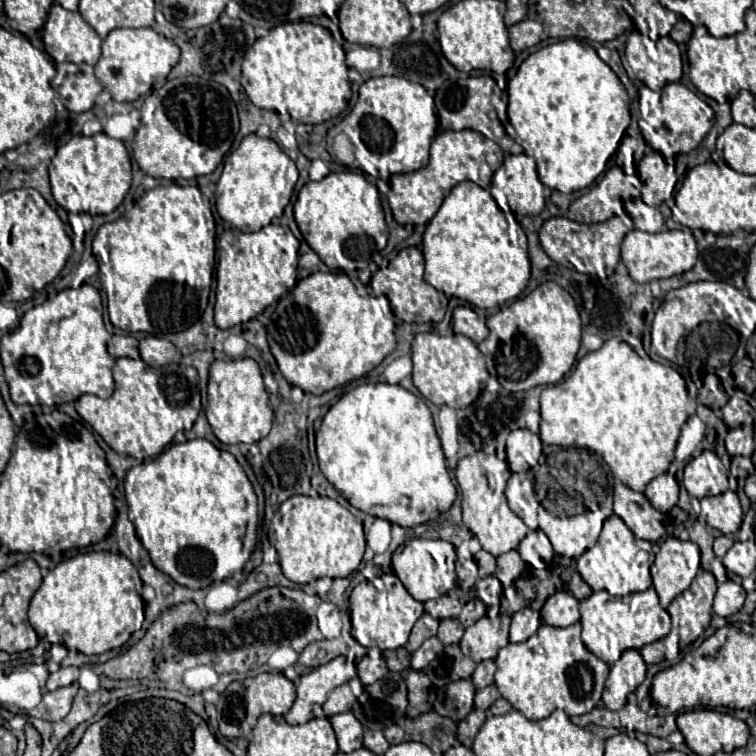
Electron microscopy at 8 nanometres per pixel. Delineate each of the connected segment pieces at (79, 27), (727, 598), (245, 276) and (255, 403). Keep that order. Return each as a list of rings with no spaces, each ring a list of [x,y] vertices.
[[[53,4],[43,26],[43,44],[55,62],[97,64],[101,56],[101,38],[81,18],[79,12],[63,10]]]
[[[727,580],[723,584],[719,584],[717,588],[717,594],[715,594],[715,602],[713,602],[713,612],[717,616],[731,616],[735,612],[741,610],[745,602],[745,590],[741,584],[733,582],[733,580]]]
[[[269,224],[259,232],[245,234],[241,230],[225,230],[219,238],[219,264],[217,264],[217,302],[215,302],[215,324],[219,328],[231,328],[243,324],[261,314],[269,304],[289,294],[297,284],[297,260],[299,240],[287,226]]]
[[[253,358],[215,360],[209,368],[207,392],[205,414],[213,428],[213,434],[223,444],[251,444],[269,434],[273,422],[273,408],[269,402],[269,394],[263,386],[259,364]]]

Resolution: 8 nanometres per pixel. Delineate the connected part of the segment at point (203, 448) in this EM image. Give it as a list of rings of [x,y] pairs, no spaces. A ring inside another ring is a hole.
[[[187,440],[183,444],[171,444],[167,450],[163,450],[157,458],[153,458],[151,462],[147,464],[139,464],[139,466],[133,466],[127,476],[125,476],[125,500],[127,500],[127,506],[129,506],[129,520],[135,524],[135,530],[137,530],[137,536],[139,540],[143,542],[143,546],[149,550],[151,554],[151,562],[155,564],[157,570],[165,572],[167,576],[171,576],[177,584],[181,586],[187,586],[191,590],[197,590],[197,588],[207,588],[211,582],[215,580],[225,580],[229,576],[233,576],[235,572],[241,572],[245,562],[250,559],[251,554],[257,545],[257,528],[259,524],[258,515],[258,502],[255,490],[245,474],[245,470],[241,468],[241,464],[237,462],[237,458],[229,452],[221,452],[219,448],[215,448],[209,440]]]

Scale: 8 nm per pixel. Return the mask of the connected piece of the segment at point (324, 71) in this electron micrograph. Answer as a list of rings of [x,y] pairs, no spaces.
[[[283,22],[247,50],[241,86],[249,100],[263,110],[275,110],[275,94],[283,94],[289,116],[301,124],[321,124],[341,114],[351,98],[345,51],[331,32],[311,22]]]

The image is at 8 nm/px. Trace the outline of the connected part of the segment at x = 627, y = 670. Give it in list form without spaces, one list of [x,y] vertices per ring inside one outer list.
[[[625,650],[611,666],[609,678],[603,690],[603,704],[609,710],[619,710],[627,702],[627,694],[635,692],[635,688],[645,680],[645,662],[637,650]]]

